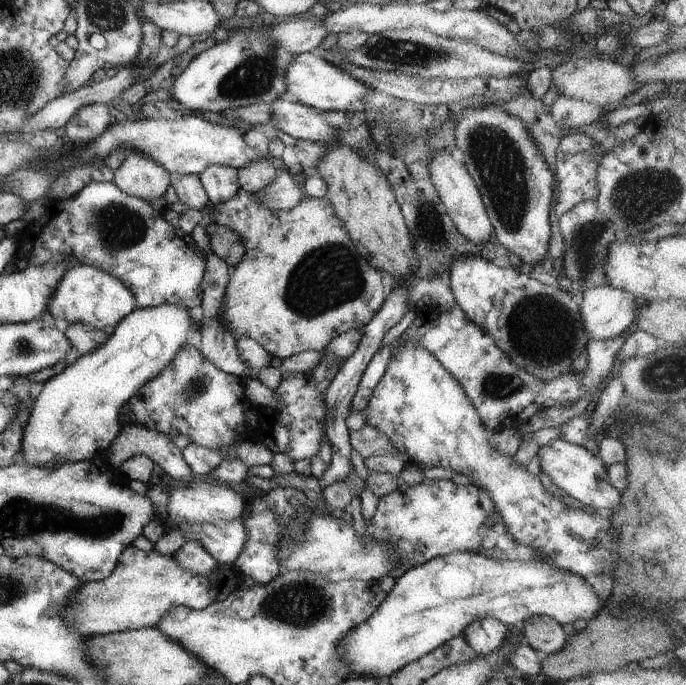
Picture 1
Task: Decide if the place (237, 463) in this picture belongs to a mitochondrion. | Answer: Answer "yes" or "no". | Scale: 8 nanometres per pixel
no

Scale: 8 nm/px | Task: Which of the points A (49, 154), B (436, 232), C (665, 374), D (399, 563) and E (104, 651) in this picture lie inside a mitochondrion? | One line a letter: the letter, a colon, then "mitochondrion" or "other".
A: other
B: mitochondrion
C: mitochondrion
D: other
E: other

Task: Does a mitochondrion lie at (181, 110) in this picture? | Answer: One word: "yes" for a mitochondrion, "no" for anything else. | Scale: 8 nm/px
no

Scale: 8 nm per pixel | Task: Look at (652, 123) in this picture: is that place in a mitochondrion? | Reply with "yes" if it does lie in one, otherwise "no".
no

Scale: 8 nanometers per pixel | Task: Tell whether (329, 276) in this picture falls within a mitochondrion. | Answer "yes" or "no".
yes

